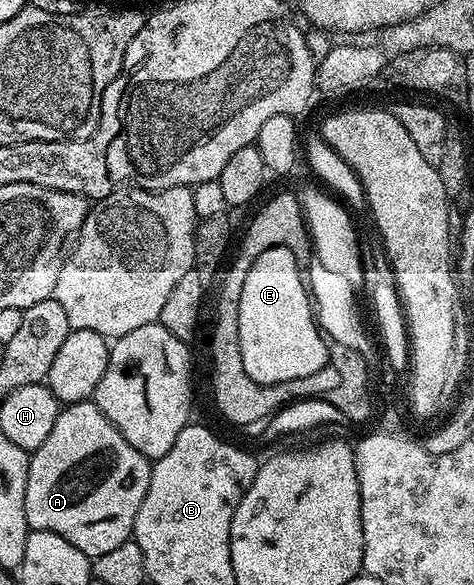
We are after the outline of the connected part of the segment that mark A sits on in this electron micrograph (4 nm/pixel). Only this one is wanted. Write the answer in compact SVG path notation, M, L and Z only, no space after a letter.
M95 401L65 405L54 420L54 428L50 428L50 436L42 440L37 450L31 451L28 460L24 497L28 529L54 532L62 536L62 540L70 540L70 544L90 560L102 556L132 538L134 520L138 516L138 508L142 508L142 496L146 496L146 488L150 488L151 475L150 459L142 456L142 452L131 446L126 436L122 436L106 416L102 416Z

